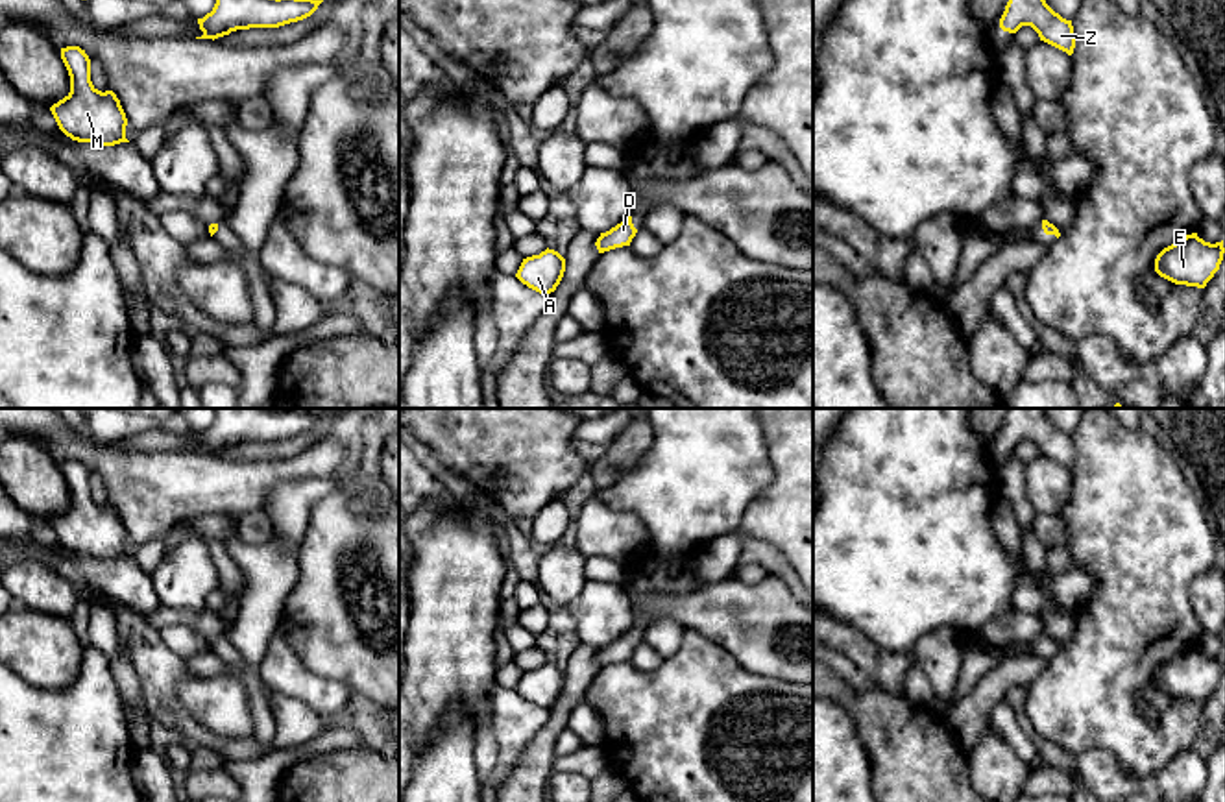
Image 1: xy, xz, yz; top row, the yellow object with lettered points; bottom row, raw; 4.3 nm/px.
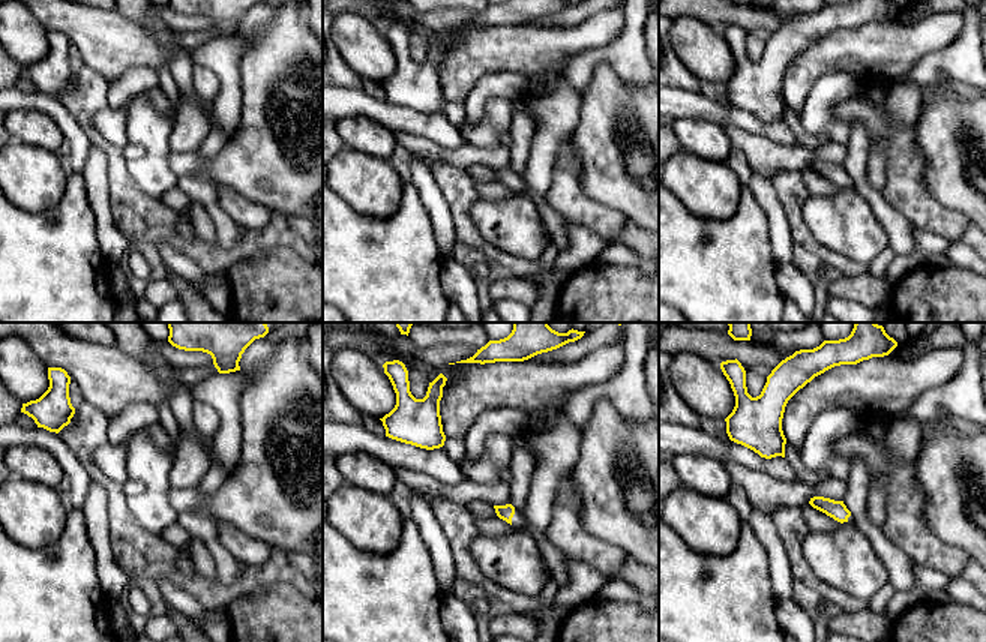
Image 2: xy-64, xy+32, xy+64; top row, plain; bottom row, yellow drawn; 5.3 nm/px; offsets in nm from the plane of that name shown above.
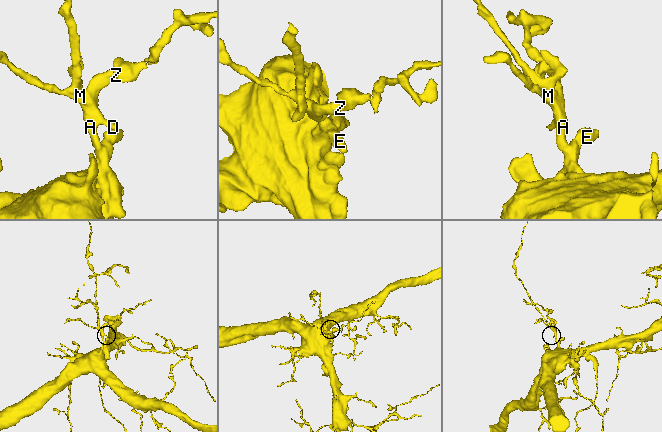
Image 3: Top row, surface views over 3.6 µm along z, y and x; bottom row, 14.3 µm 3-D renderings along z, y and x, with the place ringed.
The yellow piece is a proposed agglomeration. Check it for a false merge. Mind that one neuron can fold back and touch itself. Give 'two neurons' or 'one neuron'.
one neuron

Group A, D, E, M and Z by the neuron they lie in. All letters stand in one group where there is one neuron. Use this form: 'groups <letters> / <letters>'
groups A D E M Z

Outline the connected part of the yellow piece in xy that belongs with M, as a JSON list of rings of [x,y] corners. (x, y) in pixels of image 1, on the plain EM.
[[[79,460],[61,462],[61,473],[70,490],[70,506],[50,521],[59,543],[78,556],[115,560],[126,553],[127,532],[113,504],[98,504],[91,495],[91,473]]]

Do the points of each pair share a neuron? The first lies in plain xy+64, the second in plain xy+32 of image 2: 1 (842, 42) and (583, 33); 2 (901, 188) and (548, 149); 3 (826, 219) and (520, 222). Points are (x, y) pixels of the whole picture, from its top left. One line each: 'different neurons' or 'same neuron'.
1: same neuron
2: different neurons
3: same neuron

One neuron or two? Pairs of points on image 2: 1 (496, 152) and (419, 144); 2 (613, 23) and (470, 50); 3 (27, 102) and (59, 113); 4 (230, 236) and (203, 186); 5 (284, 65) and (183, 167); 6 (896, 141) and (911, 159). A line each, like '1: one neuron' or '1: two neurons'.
1: one neuron
2: one neuron
3: one neuron
4: one neuron
5: one neuron
6: one neuron

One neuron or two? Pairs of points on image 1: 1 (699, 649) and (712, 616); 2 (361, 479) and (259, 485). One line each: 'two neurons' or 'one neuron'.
1: two neurons
2: two neurons

